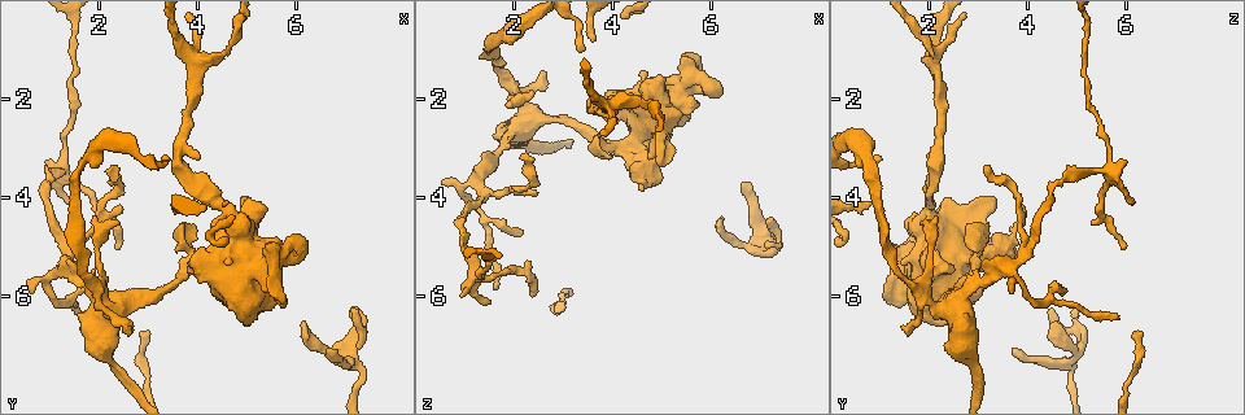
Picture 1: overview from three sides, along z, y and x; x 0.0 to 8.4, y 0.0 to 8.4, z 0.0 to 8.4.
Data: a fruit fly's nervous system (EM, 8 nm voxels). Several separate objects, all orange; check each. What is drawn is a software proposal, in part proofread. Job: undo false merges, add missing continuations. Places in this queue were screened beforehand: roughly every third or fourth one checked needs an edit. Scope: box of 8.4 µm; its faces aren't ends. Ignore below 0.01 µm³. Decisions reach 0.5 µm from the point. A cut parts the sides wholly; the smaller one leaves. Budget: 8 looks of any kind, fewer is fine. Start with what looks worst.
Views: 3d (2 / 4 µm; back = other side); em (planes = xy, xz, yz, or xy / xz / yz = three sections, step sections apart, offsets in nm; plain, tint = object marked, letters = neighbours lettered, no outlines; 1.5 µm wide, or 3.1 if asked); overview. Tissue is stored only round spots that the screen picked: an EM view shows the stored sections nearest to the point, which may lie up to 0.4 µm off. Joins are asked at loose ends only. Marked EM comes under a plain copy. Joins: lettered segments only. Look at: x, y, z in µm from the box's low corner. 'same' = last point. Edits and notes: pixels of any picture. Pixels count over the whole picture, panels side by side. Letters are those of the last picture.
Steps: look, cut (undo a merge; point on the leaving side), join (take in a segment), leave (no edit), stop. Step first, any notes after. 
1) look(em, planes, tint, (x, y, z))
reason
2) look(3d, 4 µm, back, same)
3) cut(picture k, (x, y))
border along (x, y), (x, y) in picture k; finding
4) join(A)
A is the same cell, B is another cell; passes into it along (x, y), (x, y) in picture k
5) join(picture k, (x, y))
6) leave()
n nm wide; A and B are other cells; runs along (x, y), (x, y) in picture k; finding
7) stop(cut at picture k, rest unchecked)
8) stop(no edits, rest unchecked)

look(em, planes, letters, (6.15, 6.45, 4.60))
thin end

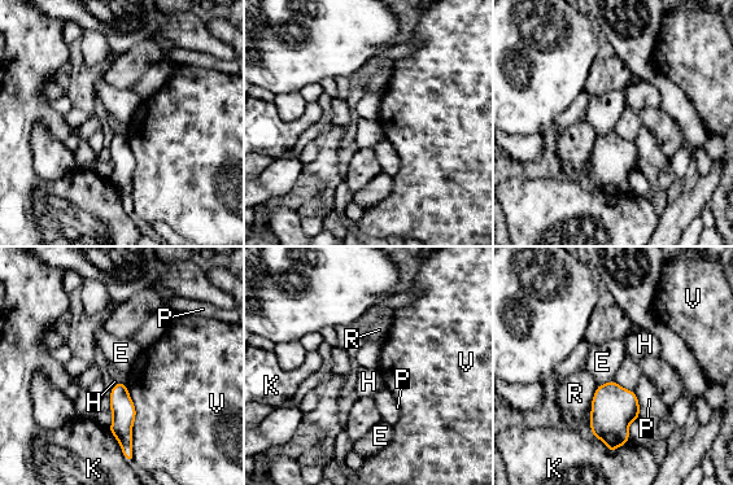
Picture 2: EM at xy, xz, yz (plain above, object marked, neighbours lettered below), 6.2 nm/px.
leave()
E, H, K, P, R and V are other cells; border along (614, 379), (622, 387), (633, 392) in picture 2; no lettered segment goes on from it

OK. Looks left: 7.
look(3d, 4 µm, back, (3.30, 3.25, 1.10))
an open end

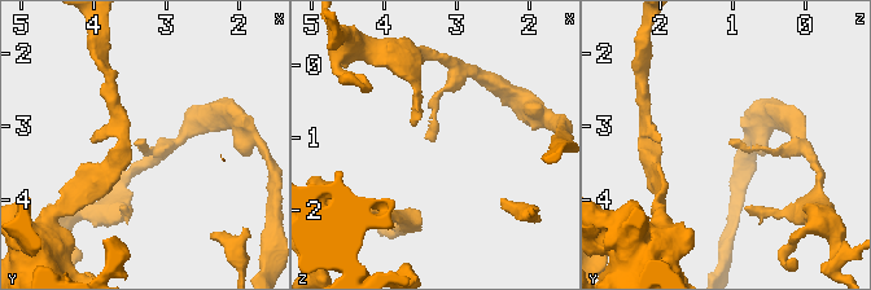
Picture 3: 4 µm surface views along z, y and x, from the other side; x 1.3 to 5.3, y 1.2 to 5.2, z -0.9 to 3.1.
look(em, planes, letters, (3.30, 3.20, 1.05))

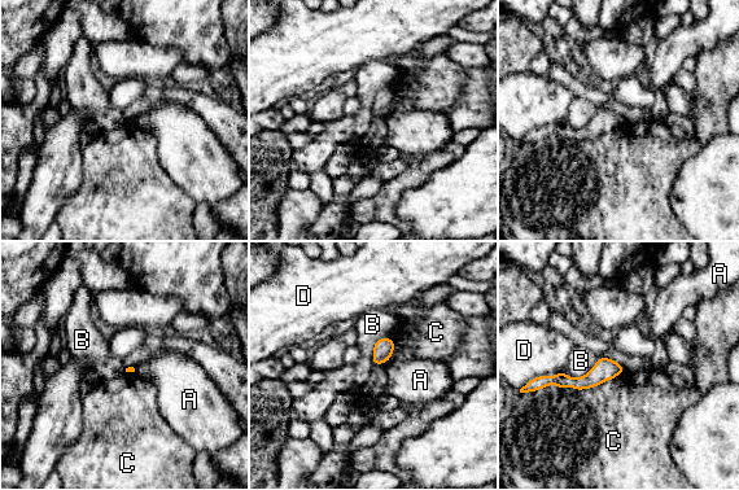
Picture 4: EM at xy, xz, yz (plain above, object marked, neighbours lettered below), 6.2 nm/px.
leave()
A, B, C and D are other cells; none of them fits

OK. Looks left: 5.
look(3d, 2 µm, (5.45, 4.25, 2.30))
stops while still wide

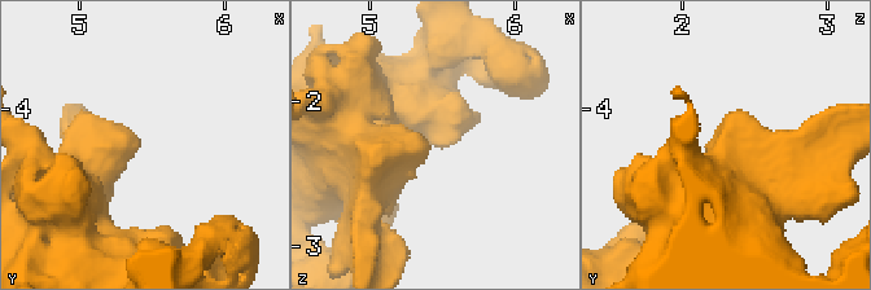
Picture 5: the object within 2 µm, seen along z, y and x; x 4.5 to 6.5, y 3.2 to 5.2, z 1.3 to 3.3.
look(em, planes, letters, (5.38, 4.24, 2.26))

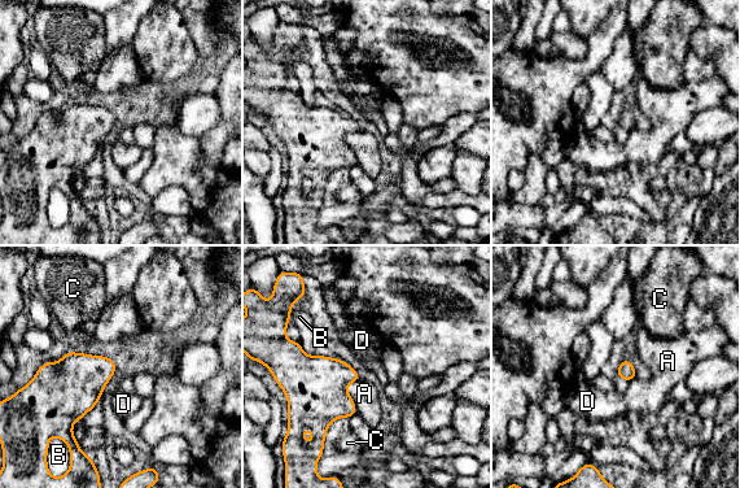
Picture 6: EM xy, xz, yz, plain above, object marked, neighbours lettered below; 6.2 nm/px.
leave()
A, B, C and D are other cells; no lettered segment goes on from it

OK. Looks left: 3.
stop(no edits, rest unchecked)

